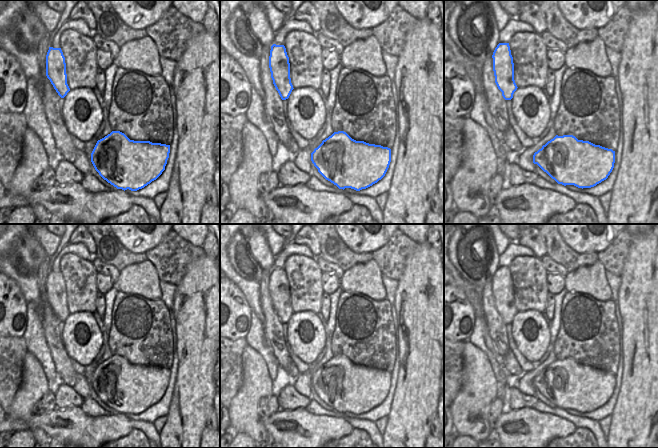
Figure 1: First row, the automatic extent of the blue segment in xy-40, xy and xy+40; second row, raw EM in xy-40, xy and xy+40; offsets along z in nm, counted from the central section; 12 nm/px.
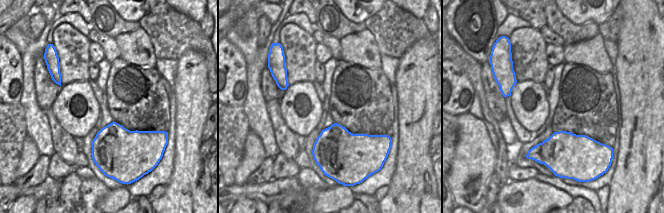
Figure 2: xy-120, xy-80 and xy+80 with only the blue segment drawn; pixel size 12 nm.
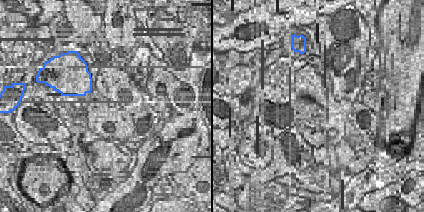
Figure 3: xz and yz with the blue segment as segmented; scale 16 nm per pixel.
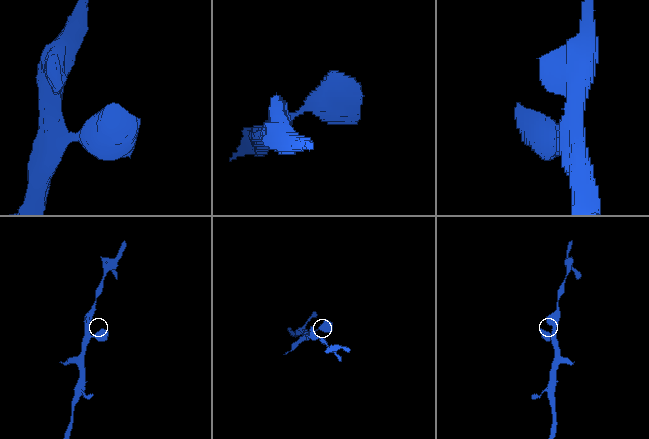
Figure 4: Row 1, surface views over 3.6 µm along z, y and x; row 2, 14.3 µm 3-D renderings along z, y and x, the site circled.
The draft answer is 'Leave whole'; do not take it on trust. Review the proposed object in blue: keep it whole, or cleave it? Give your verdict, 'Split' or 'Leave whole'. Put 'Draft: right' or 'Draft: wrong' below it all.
Leave whole
Draft: right

